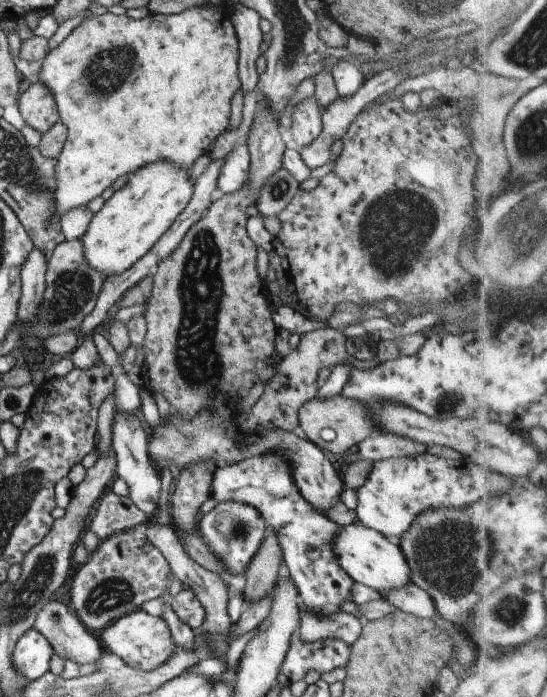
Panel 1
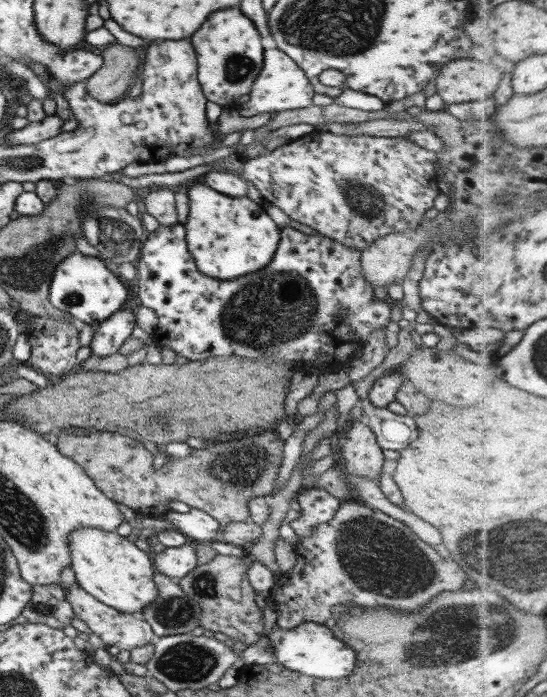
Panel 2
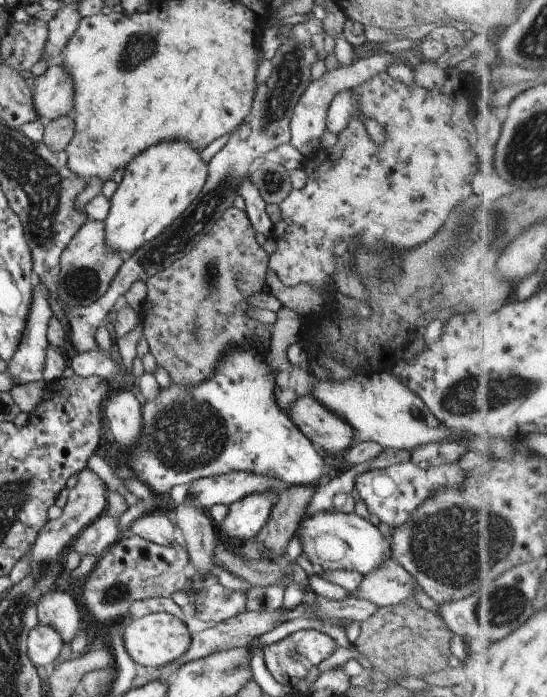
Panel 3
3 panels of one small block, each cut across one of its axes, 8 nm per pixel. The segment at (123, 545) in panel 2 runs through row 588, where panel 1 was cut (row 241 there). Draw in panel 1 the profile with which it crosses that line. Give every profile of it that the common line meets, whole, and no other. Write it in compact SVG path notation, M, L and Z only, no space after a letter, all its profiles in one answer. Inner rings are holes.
M164 160L137 168L129 176L129 181L125 186L105 200L104 206L92 217L89 228L83 234L85 259L88 264L94 270L100 271L105 278L120 274L136 264L136 261L140 260L158 242L158 239L170 228L190 202L195 182L190 179L188 170L172 161L164 162Z

